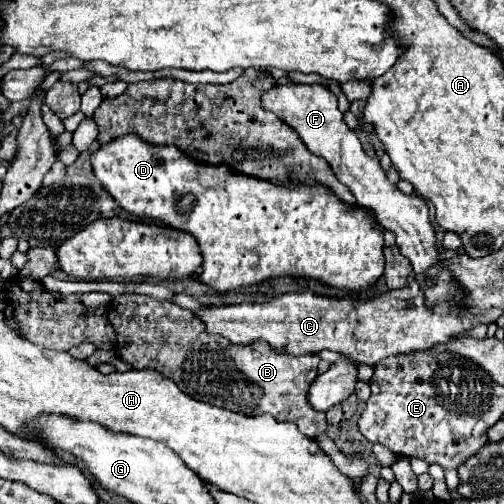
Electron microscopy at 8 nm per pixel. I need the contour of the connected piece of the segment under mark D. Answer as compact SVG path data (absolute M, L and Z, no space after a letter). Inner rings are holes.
M133 134L103 144L93 152L91 164L95 176L123 210L139 218L161 220L197 238L203 254L199 282L219 294L237 292L277 276L309 278L337 290L365 292L371 290L383 274L383 232L377 228L373 216L365 208L341 204L329 188L269 184L259 178L235 174L225 166L193 162L175 146L151 146Z

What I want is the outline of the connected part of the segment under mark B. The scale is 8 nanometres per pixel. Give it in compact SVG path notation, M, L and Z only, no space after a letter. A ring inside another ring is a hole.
M117 296L109 306L109 320L117 332L117 354L133 368L151 368L171 378L191 398L211 406L227 408L245 416L271 414L281 422L293 422L309 436L317 438L327 430L325 412L317 412L307 402L307 390L315 380L319 366L317 354L287 356L273 352L263 340L237 346L221 336L211 336L203 330L203 322L193 312L157 300L151 296ZM187 360L187 372L183 362Z

